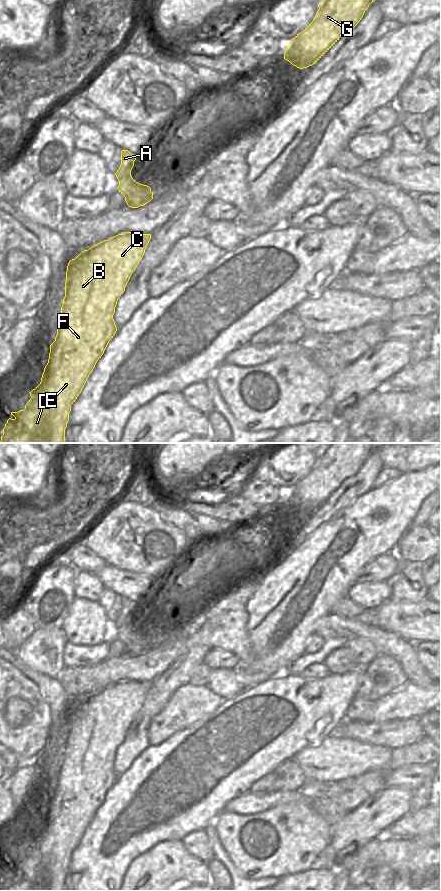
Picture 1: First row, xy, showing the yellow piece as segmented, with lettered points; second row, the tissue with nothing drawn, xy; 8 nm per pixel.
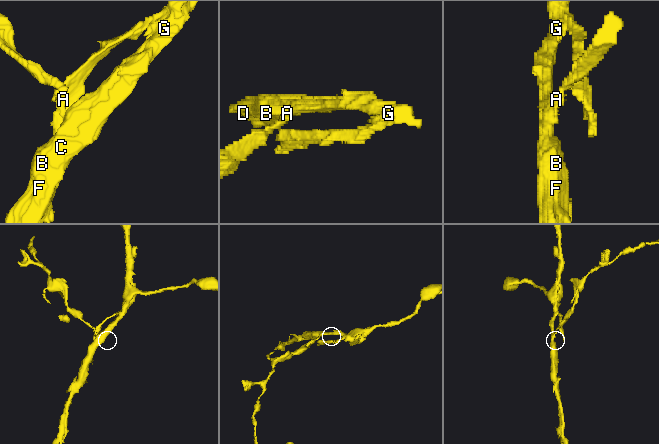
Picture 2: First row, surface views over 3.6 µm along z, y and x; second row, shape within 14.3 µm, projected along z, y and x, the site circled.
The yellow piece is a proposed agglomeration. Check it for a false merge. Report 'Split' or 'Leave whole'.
Split.

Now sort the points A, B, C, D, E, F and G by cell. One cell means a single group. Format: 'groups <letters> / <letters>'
groups A / B C D E F G

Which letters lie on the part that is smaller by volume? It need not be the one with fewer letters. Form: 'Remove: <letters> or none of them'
Remove: A

